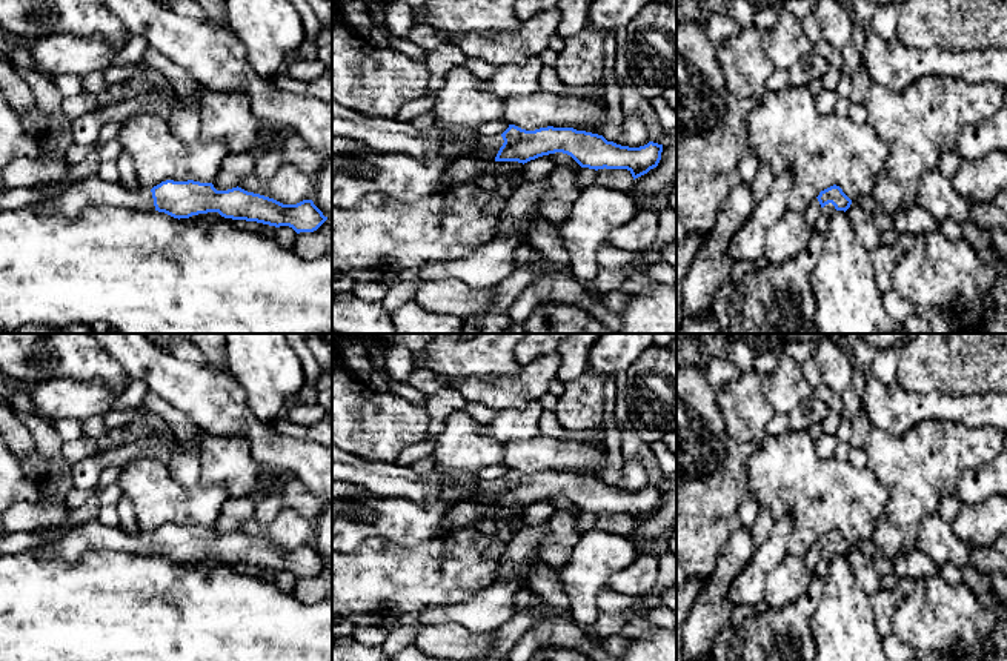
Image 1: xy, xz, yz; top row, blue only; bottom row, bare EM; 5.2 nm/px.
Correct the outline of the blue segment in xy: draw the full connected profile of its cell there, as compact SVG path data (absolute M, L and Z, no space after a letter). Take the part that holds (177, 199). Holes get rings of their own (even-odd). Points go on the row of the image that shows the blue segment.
M97 175L69 186L61 195L31 204L37 215L80 217L89 208L126 208L140 212L165 212L174 218L218 212L224 218L257 221L269 226L289 226L297 234L317 231L327 217L303 200L283 204L274 198L241 188L217 191L212 183L166 180L152 189L129 191Z

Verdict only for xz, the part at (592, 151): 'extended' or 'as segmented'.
extended

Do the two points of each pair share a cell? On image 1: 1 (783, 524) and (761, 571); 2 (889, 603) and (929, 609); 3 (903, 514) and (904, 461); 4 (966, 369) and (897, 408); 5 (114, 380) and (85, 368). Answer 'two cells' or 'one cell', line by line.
1: one cell
2: two cells
3: one cell
4: two cells
5: one cell

